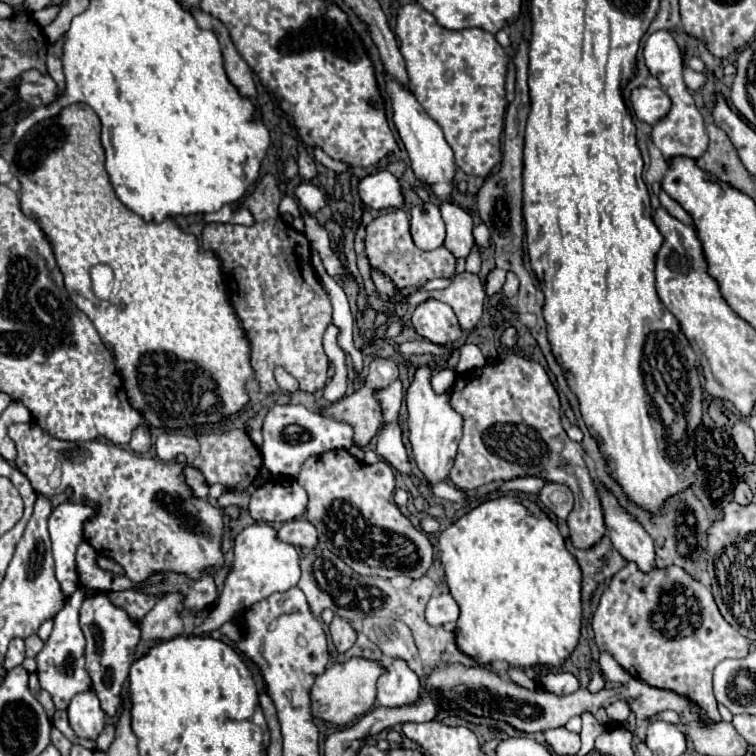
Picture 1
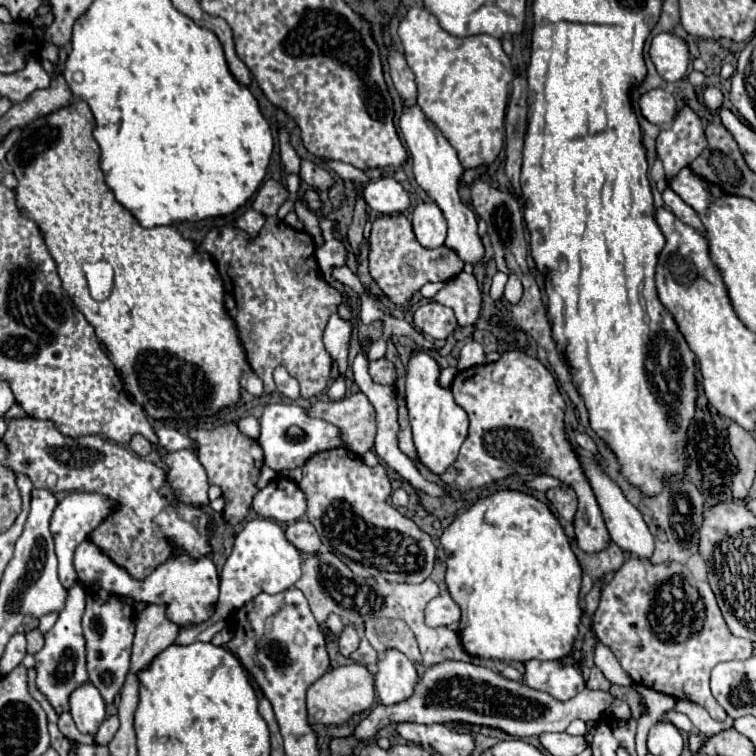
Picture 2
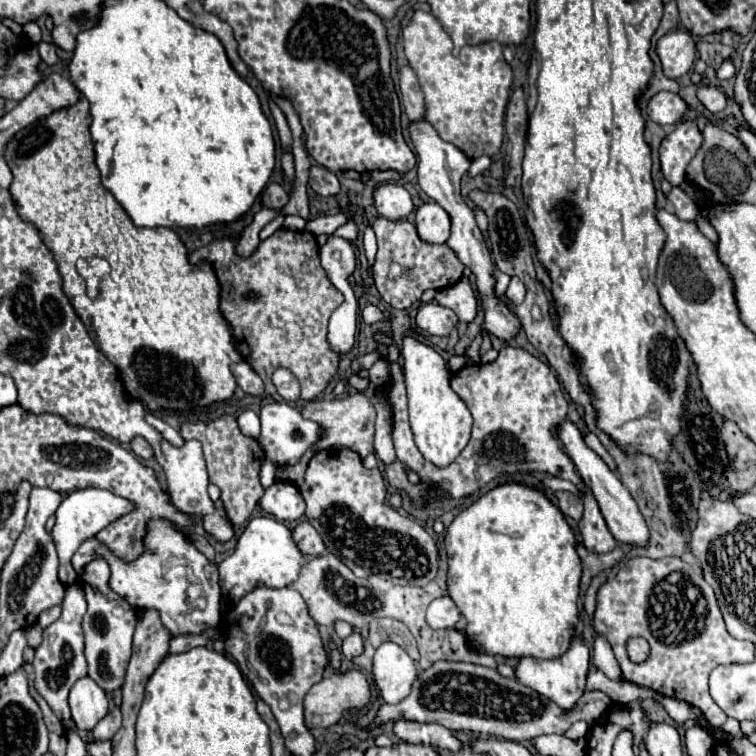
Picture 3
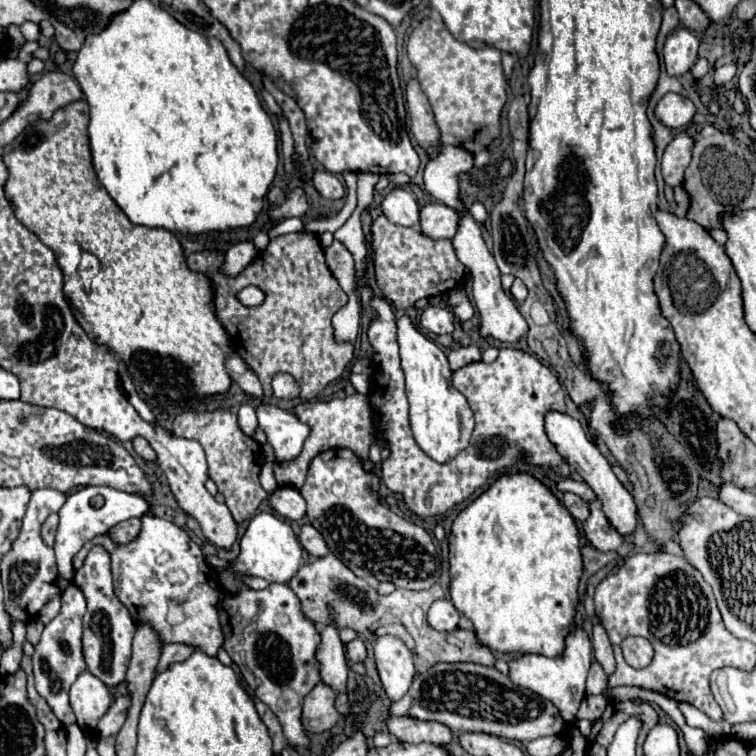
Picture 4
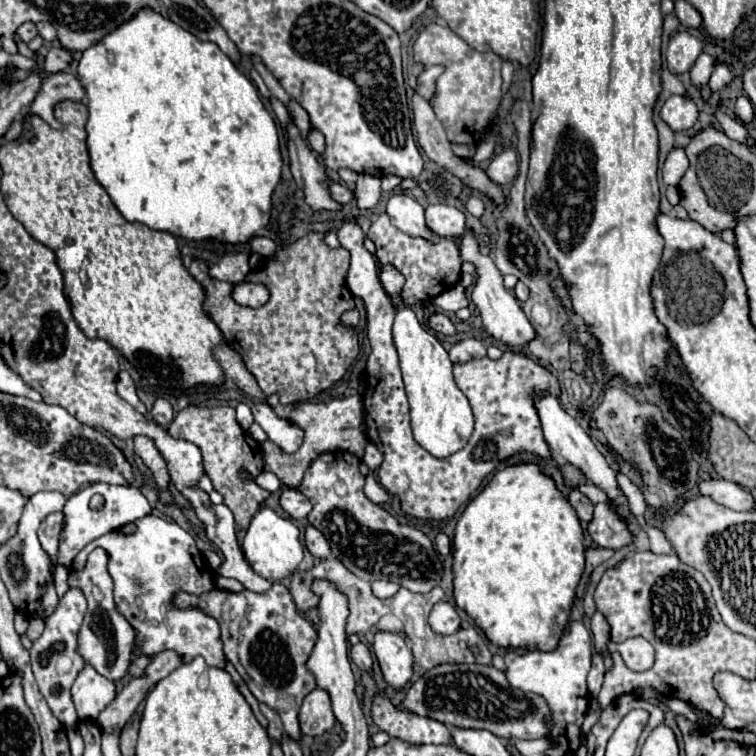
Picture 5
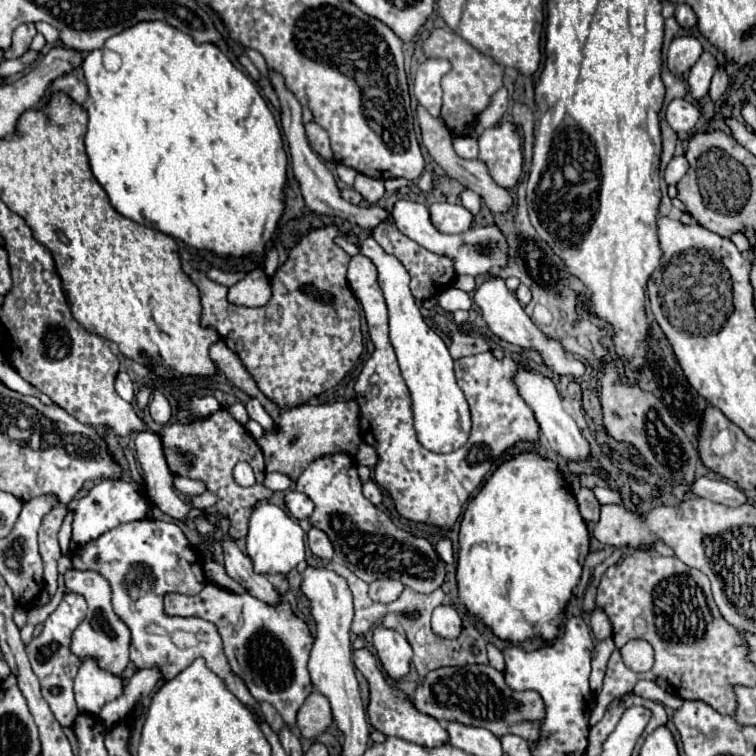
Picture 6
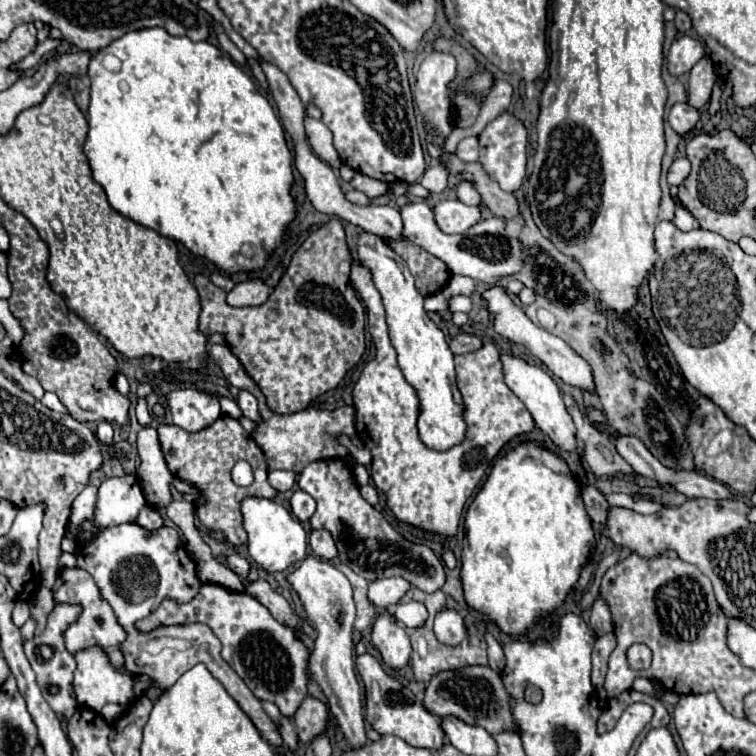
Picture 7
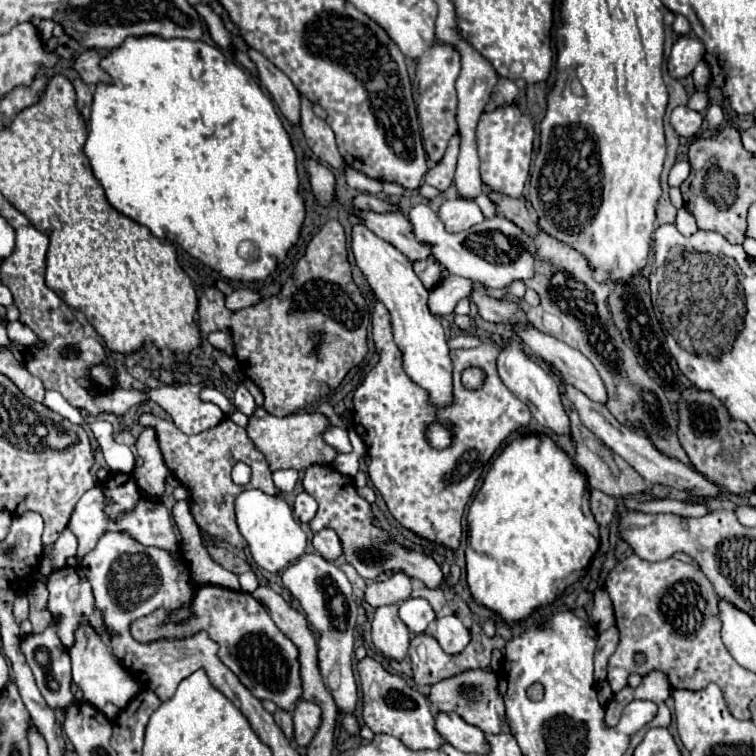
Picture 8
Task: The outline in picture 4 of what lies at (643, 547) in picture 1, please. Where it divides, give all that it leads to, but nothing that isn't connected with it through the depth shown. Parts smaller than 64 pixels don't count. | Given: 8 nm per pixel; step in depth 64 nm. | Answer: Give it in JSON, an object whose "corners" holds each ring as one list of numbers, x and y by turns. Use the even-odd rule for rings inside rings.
{"corners":[[550,412,546,416,546,434,552,440,552,444,558,448,558,452,562,454,564,460,568,460,568,464,584,478,584,482,594,490,596,498,602,504,602,510,608,518,608,522,614,526,614,530,620,536,628,536,632,534,638,526,640,526,640,518,636,514,636,502,632,498,632,494,622,486,622,482,616,478,616,474,612,472,612,466,608,464,608,460,600,454,600,450,592,444,592,440,588,440,586,432,582,430,580,422,570,418,568,414,560,414,560,412]]}

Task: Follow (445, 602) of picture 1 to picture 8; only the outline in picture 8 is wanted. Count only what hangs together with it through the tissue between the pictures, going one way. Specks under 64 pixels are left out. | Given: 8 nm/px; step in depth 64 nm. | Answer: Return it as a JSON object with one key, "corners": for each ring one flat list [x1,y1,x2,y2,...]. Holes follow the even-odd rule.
{"corners":[[450,614,450,616,442,616,436,620,434,638,444,648,444,652,456,654,466,648,468,640,470,640,470,632,466,630,466,626,462,624,462,620,458,616]]}

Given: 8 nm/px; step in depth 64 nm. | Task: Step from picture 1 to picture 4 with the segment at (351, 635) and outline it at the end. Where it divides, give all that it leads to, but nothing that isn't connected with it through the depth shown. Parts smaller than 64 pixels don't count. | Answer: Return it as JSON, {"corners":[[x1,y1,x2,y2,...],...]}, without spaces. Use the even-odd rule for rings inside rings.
{"corners":[[360,638,348,642,346,644,346,656,348,656,350,662,364,662,364,658,366,658,366,646,364,646,364,642]]}

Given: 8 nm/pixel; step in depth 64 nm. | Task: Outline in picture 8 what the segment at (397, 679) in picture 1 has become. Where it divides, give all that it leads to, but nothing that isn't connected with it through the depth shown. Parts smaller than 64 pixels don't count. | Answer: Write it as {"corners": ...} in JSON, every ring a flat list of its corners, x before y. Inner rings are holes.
{"corners":[[382,606,376,610,372,620,372,642,390,660,402,662,408,654,410,632,398,618,396,606]]}

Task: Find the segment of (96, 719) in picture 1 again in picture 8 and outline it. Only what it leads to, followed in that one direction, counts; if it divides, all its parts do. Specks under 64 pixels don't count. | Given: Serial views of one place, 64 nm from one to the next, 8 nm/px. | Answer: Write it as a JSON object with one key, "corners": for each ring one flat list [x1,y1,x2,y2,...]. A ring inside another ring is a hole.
{"corners":[[88,626,76,630,76,644,70,648,70,658,72,658,74,684,82,690,82,700,98,710,104,708,104,704,108,702,112,702,118,708,126,708,130,700,140,692,140,682,110,652,104,636,100,636,96,630]]}

